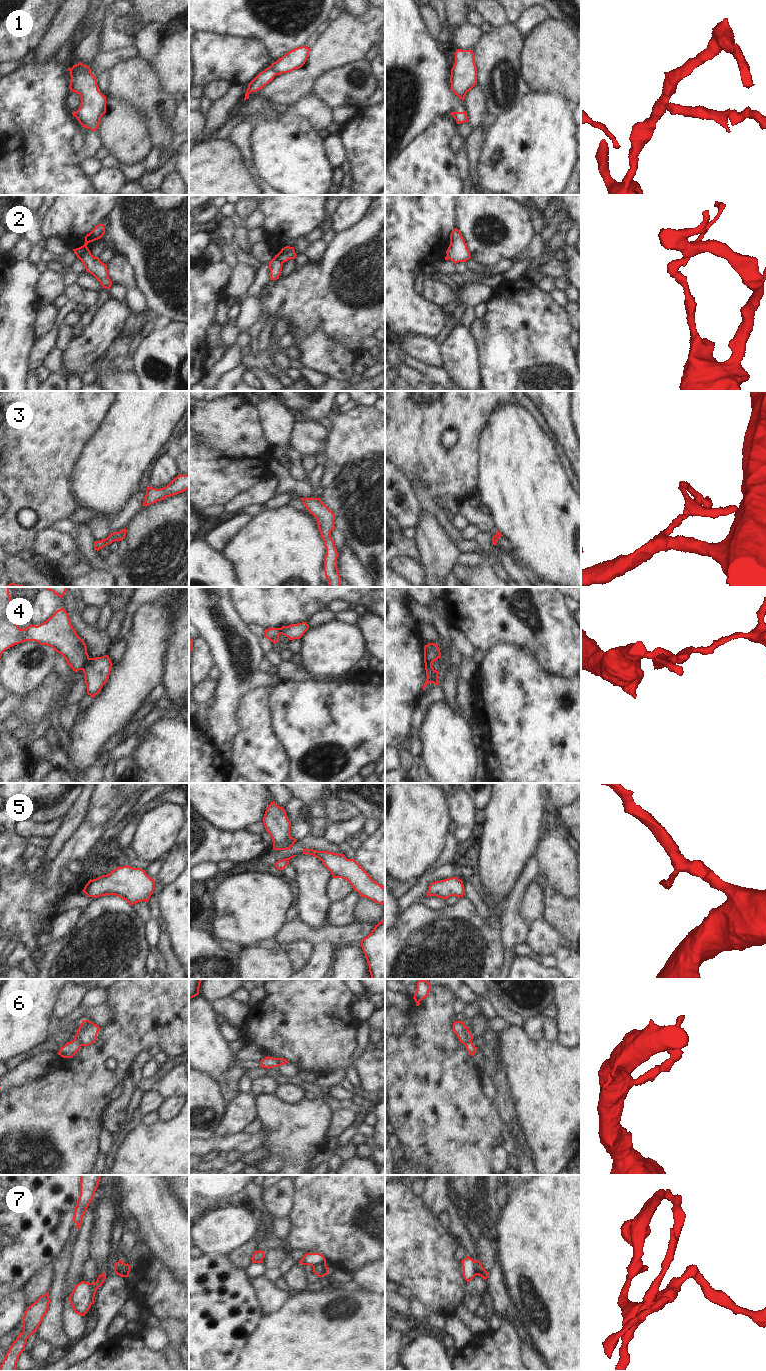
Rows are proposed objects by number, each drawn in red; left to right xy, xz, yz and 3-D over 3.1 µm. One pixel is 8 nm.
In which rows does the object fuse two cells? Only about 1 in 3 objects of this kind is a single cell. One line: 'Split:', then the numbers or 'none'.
Split: 1, 2, 4, 6, 7

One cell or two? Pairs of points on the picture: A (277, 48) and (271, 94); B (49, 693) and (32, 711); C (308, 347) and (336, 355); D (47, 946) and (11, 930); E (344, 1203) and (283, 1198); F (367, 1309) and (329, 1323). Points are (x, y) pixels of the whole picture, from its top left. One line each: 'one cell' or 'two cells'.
A: two cells
B: one cell
C: one cell
D: two cells
E: two cells
F: one cell

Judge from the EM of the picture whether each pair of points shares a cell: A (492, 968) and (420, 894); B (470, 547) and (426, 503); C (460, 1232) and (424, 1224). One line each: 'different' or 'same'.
A: different
B: same
C: different

